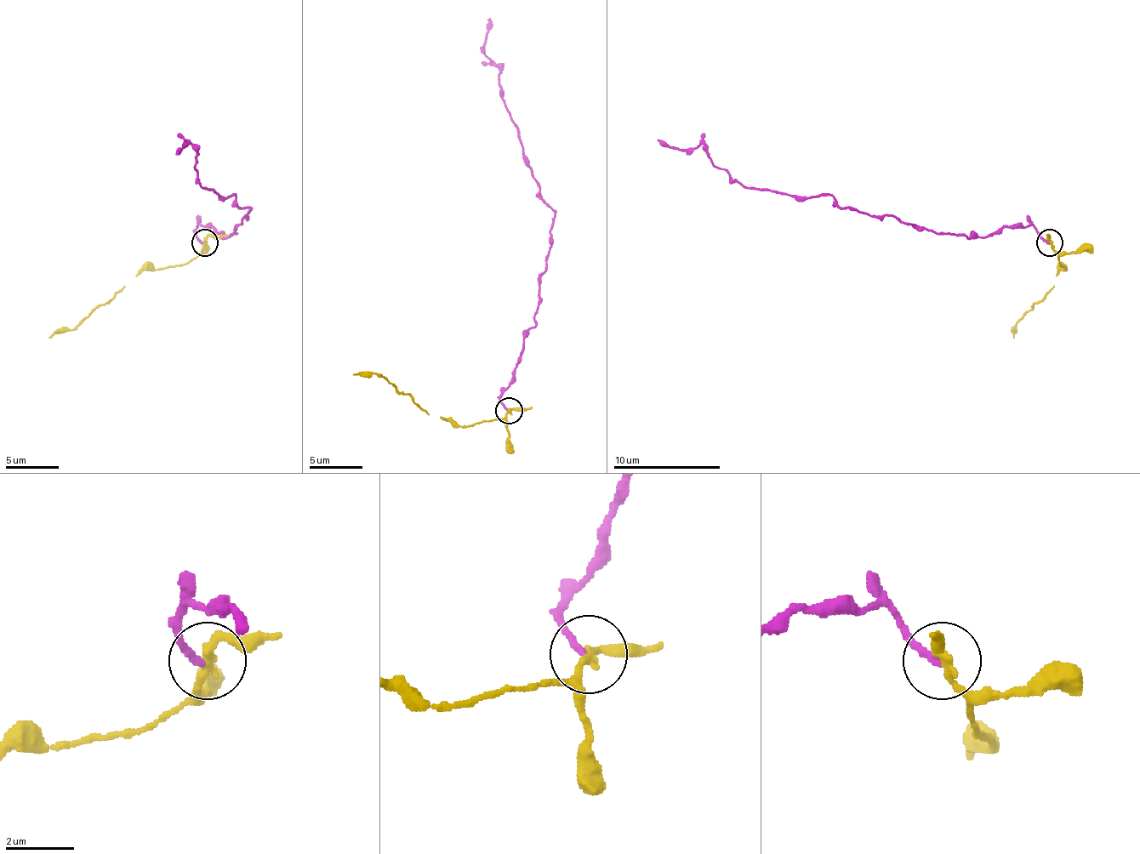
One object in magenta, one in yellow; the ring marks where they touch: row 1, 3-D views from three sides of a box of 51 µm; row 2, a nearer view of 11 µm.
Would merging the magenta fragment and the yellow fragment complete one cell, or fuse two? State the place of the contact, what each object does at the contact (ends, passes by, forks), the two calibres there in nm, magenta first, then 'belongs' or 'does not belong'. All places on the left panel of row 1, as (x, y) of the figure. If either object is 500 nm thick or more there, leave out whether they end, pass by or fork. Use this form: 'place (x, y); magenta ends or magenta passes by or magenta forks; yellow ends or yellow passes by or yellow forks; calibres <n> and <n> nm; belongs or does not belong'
place (205, 242); magenta ends; yellow passes by; calibres 190 and 240 nm; does not belong

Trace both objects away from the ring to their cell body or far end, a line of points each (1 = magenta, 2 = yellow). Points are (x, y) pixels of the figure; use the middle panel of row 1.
1: (508, 411), (500, 400), (532, 328), (554, 210), (505, 104), (500, 71), (484, 53), (489, 18)
2: (508, 411), (500, 418), (452, 424), (401, 395), (377, 373), (353, 373)

